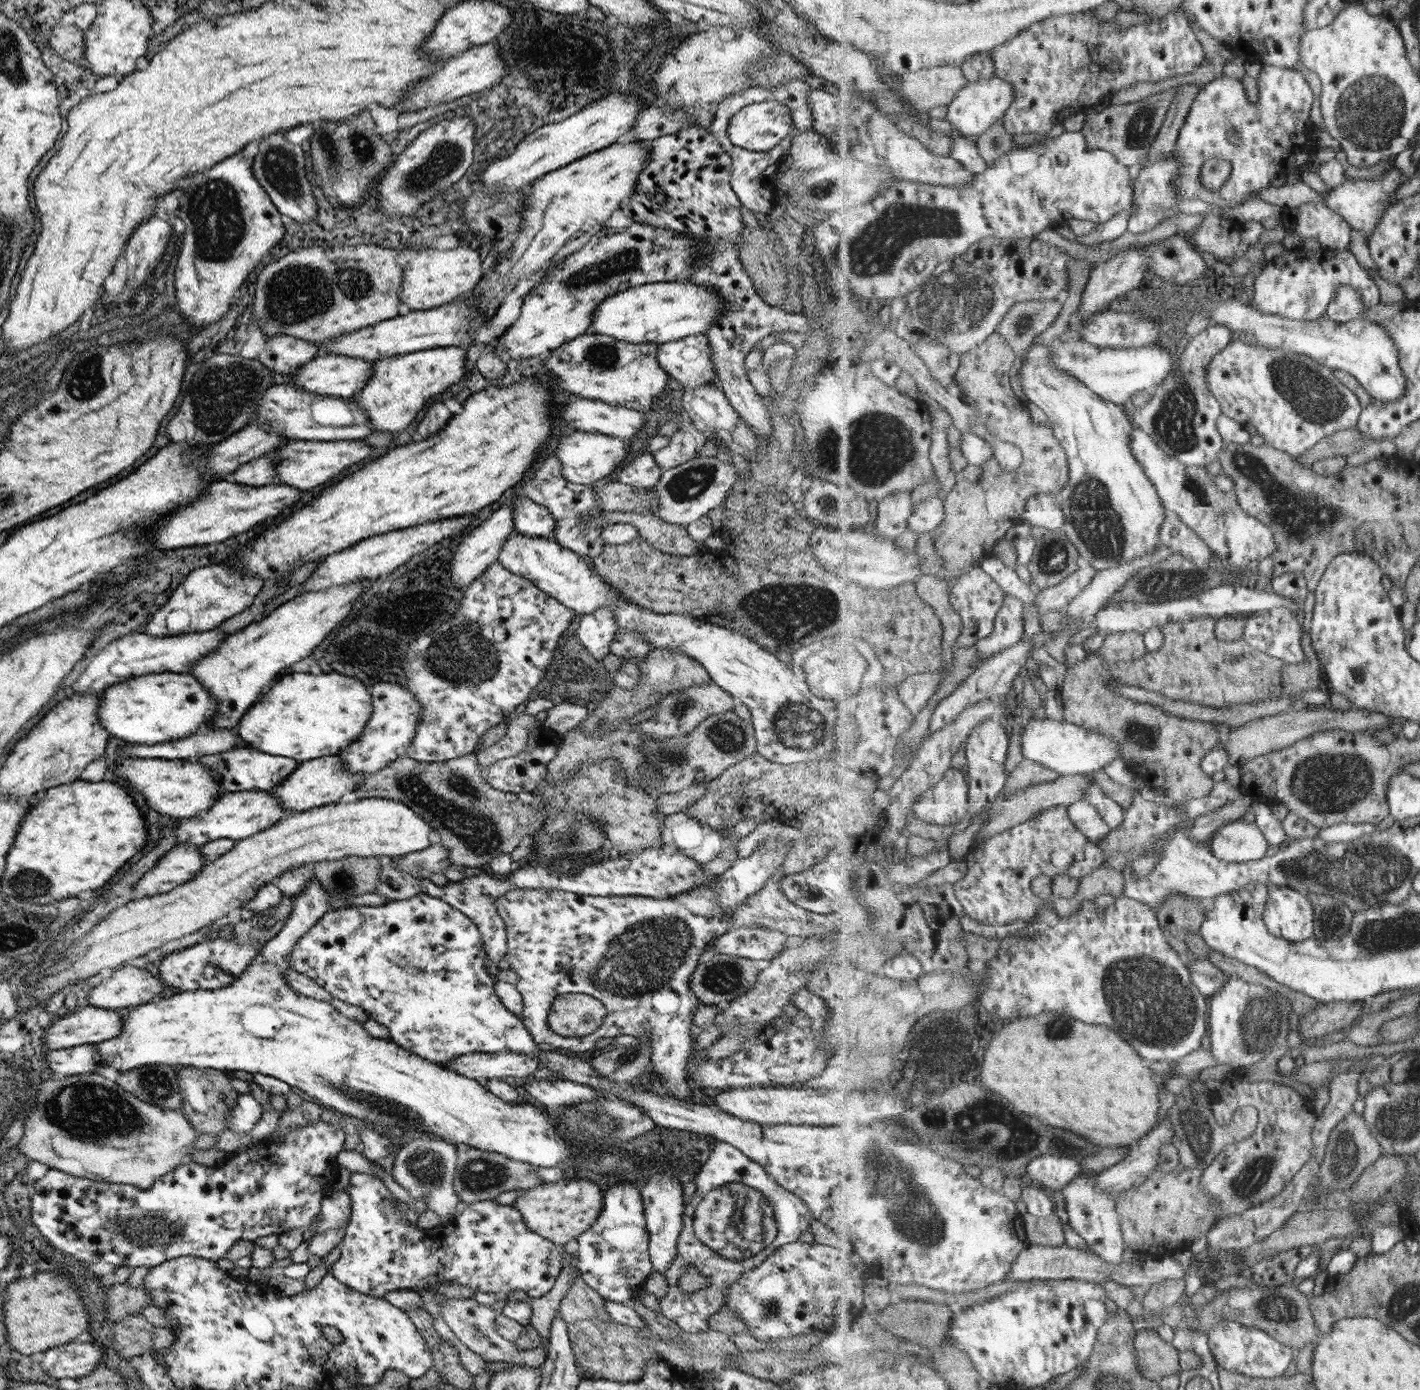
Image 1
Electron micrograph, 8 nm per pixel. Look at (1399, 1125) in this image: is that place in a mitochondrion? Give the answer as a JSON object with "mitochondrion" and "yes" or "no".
{"mitochondrion":"yes"}

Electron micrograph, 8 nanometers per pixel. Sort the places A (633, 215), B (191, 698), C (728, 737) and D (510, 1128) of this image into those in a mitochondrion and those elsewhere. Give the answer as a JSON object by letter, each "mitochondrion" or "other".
{"A":"other","B":"other","C":"mitochondrion","D":"other"}

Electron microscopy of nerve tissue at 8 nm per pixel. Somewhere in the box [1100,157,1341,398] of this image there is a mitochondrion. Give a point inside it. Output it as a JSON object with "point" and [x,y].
{"point":[1312,299]}

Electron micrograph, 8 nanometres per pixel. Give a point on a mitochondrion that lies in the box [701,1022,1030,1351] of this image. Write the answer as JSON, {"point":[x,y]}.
{"point":[905,1200]}

